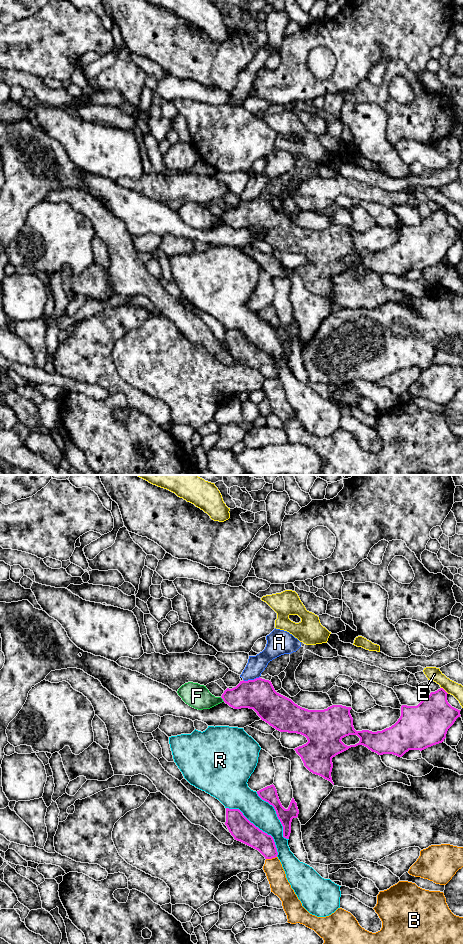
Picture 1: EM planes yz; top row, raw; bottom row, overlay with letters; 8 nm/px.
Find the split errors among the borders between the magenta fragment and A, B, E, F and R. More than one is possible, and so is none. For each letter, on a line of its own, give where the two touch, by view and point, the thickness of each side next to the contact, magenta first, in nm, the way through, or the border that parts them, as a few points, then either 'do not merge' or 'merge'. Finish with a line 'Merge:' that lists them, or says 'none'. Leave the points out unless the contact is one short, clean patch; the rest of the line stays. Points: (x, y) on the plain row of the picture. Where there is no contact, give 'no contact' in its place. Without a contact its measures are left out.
A: contact yz (251, 200); calibres 260 and 150 nm; border yz (259, 196), (243, 200); do not merge
B: contact yz (271, 378); calibres 160 and 150 nm; do not merge
E: contact yz (444, 210); calibres 320 and 110 nm; do not merge
F: contact yz (222, 218); calibres 240 and 190 nm; do not merge
R: contact yz (258, 348); calibres 180 and 200 nm; do not merge
Merge: none

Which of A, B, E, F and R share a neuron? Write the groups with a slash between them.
A / B / E / F / R

